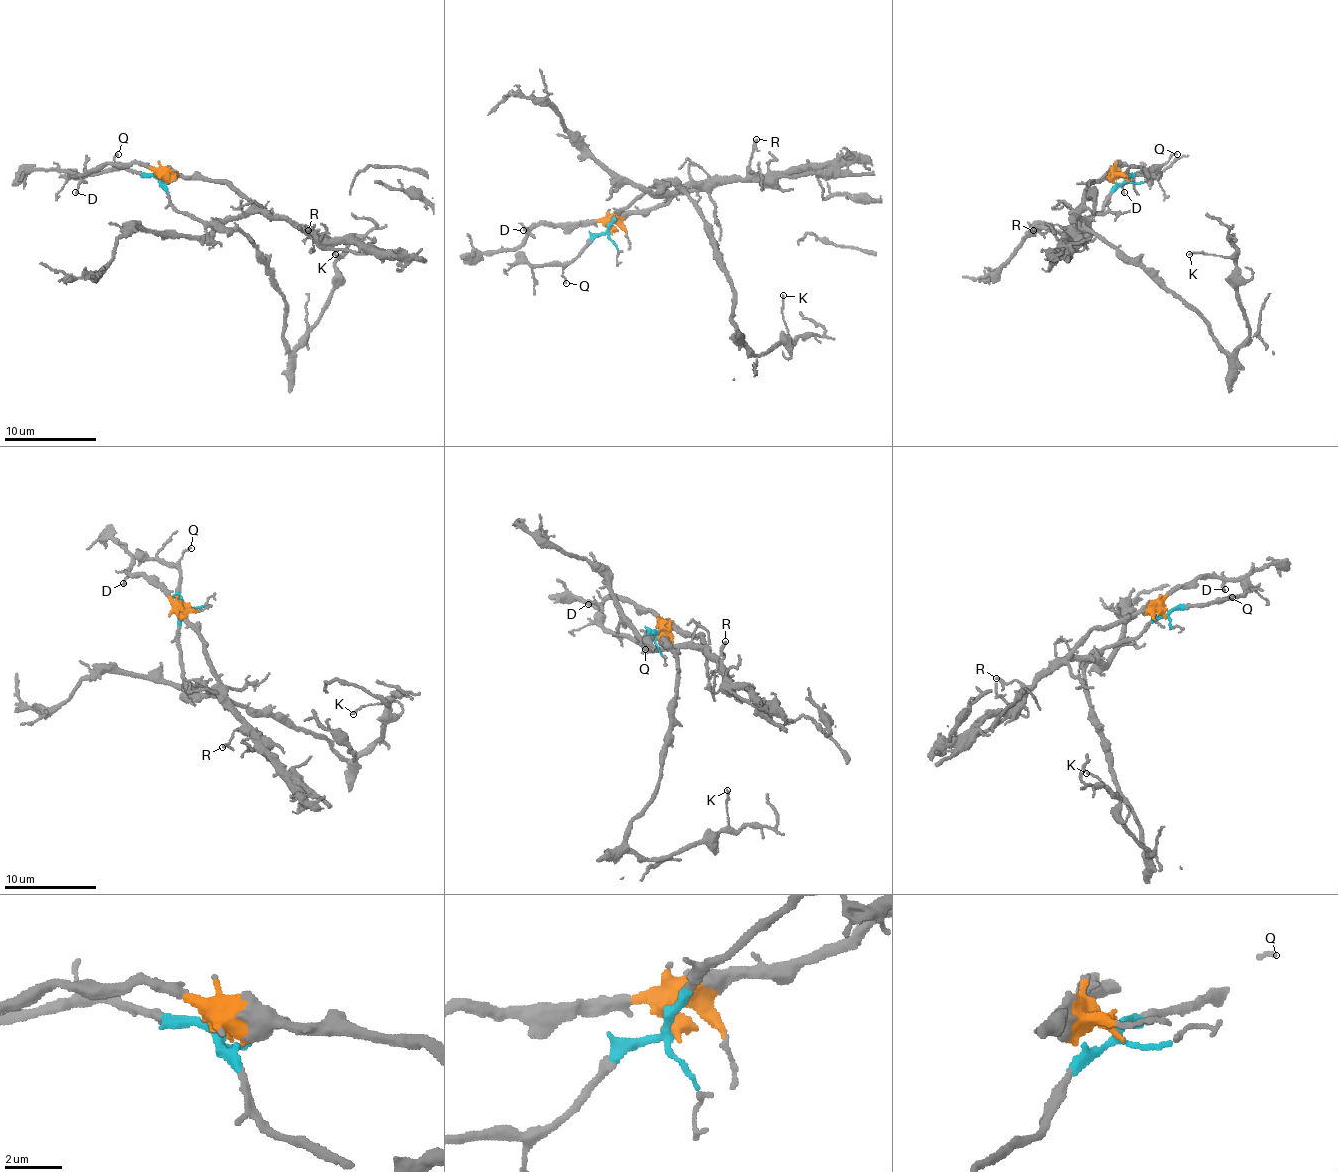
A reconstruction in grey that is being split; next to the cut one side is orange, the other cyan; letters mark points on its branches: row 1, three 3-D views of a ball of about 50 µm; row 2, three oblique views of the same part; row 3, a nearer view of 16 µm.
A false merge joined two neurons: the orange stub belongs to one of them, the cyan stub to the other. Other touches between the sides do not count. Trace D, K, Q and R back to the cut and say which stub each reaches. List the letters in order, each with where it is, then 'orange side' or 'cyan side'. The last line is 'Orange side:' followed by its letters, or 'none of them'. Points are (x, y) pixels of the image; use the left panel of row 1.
D: at (75, 192); orange side
K: at (335, 254); cyan side
Q: at (118, 154); cyan side
R: at (308, 230); orange side
Orange side: D, R

